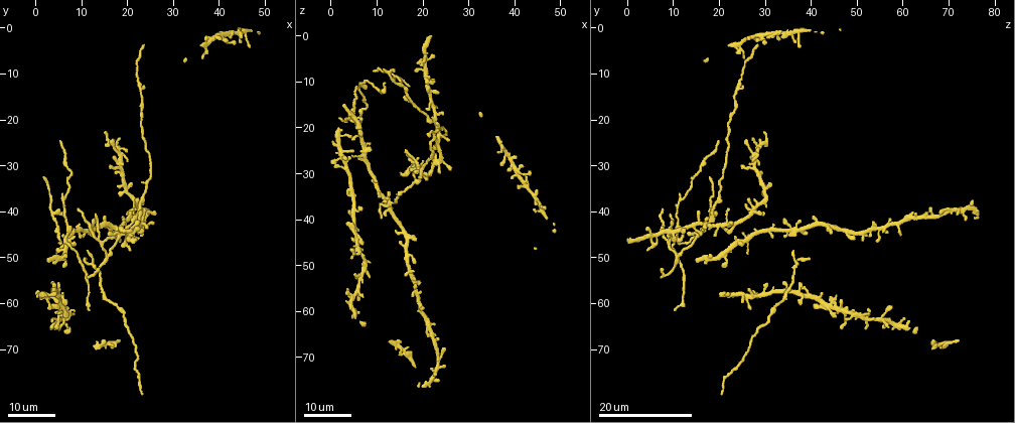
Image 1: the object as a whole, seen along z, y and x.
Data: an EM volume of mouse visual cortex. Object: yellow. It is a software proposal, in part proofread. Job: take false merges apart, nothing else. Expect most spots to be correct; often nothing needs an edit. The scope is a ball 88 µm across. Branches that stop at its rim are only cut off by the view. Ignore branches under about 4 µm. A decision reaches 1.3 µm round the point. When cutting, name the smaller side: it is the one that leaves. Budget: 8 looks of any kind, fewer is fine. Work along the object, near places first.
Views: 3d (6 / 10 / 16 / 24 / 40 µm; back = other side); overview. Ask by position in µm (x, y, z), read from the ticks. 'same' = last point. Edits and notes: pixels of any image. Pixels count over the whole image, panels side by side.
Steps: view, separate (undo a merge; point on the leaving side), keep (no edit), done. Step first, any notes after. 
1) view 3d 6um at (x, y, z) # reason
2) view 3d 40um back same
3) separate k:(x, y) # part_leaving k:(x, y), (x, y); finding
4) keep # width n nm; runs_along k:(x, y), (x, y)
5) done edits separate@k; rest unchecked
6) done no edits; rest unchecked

view 3d 24um at (23.0, 14.0, 23.5) # two arms in line, one across

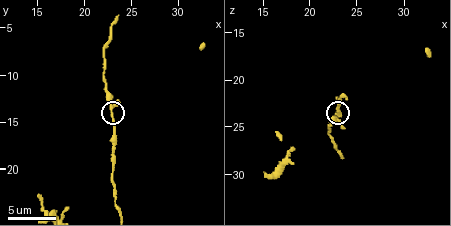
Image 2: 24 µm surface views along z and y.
view 3d 10um same

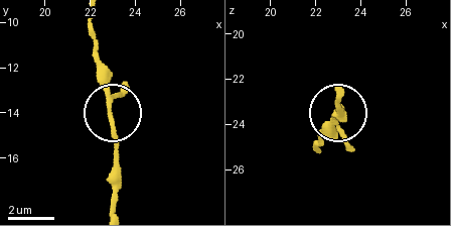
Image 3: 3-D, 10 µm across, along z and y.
keep # arms 3; continuous, no second neuron

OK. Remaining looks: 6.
view 3d 24um at (18.0, 27.0, 27.5) # four-way junction

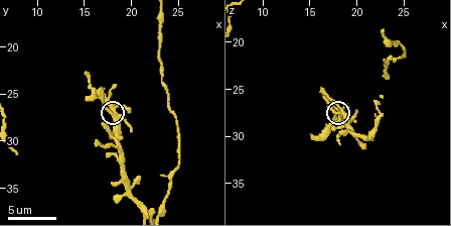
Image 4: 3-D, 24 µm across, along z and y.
view 3d 6um same

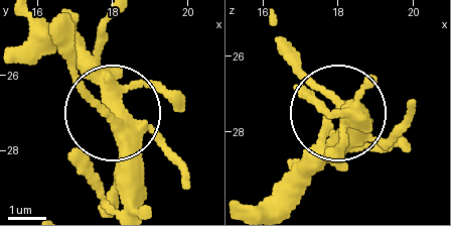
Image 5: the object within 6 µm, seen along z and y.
keep # runs_along 5:(354, 118), (280, 44); all the same neuron

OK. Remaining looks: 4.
view 3d 16um at (24.4, 33.2, 20.0)

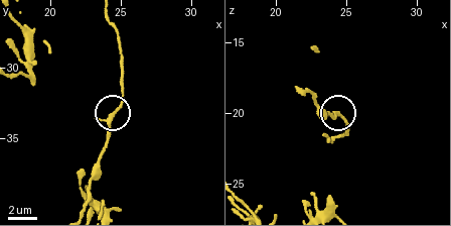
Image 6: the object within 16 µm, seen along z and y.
view 3d 6um at (24.6, 33.2, 20.4)

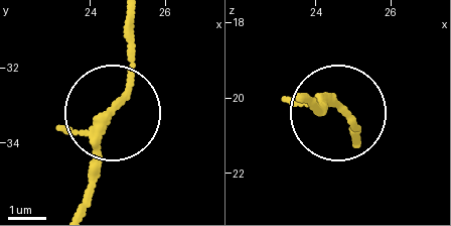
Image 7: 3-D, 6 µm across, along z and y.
keep # runs_along 7:(80, 202), (96, 135), (131, 77), (131, 19); all the same neuron

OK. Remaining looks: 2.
view 3d 24um at (21.5, 41.5, 18.5) # arms run side by side

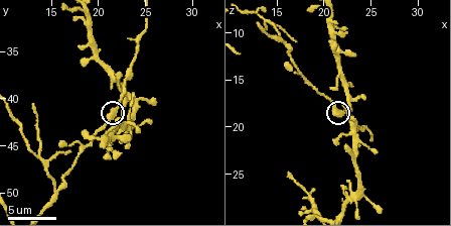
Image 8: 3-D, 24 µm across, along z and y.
view 3d 10um at (21.6, 42.0, 18.6)

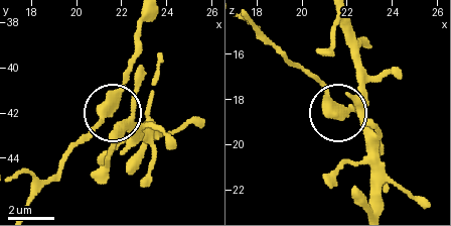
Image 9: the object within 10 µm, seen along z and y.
keep # runs_along 9:(25, 205), (110, 114), (154, 145); one neuron here

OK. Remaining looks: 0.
done no edits; rest unchecked

